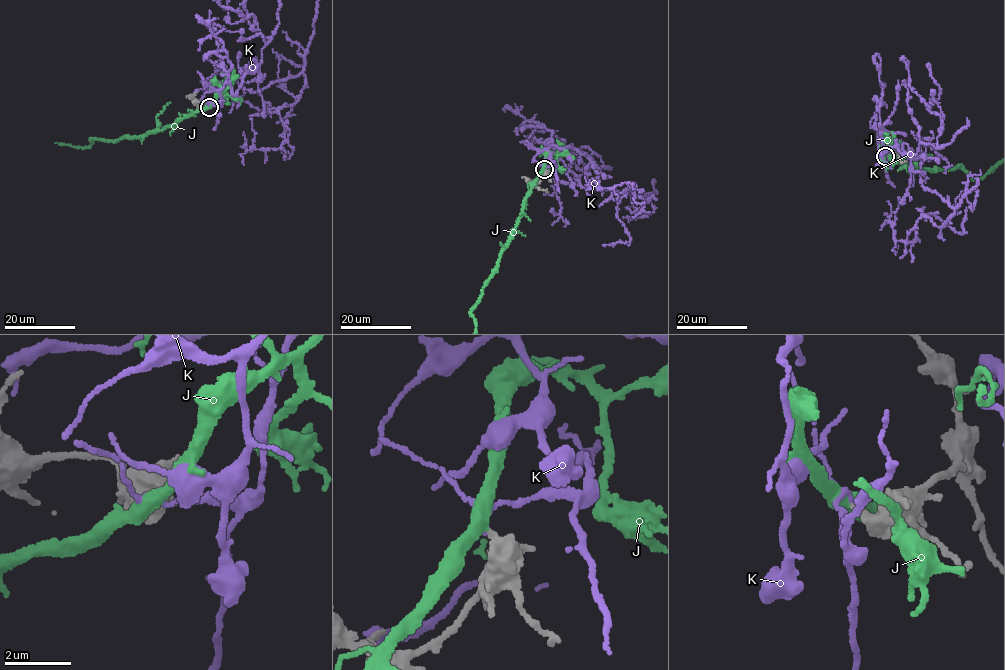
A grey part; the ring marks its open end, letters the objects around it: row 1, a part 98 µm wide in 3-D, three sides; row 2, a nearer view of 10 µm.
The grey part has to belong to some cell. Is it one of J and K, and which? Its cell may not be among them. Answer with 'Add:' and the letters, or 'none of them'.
Add: J

